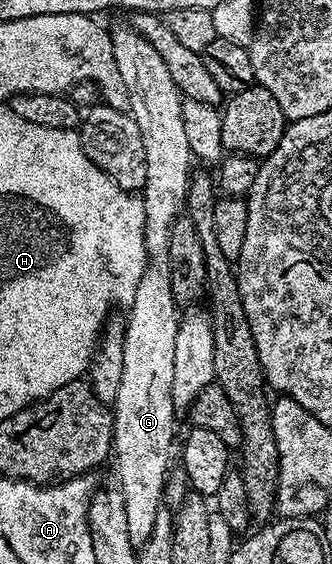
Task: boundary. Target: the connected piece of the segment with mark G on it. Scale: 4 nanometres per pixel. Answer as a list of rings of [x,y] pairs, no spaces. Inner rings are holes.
[[[128,24],[121,25],[116,30],[115,28],[112,30],[111,36],[113,38],[113,50],[115,51],[115,63],[119,67],[119,74],[123,77],[124,86],[127,87],[127,91],[129,92],[129,112],[132,113],[133,118],[135,119],[135,123],[139,123],[139,131],[143,135],[143,151],[147,151],[147,179],[145,180],[145,188],[143,190],[143,200],[145,202],[145,250],[148,251],[149,255],[149,265],[152,267],[146,268],[145,271],[145,277],[141,281],[141,286],[137,288],[137,291],[135,293],[135,299],[133,300],[131,308],[128,310],[129,313],[129,325],[128,321],[127,324],[124,326],[123,329],[123,338],[124,341],[122,343],[122,355],[123,355],[123,369],[122,369],[122,379],[119,382],[119,393],[118,393],[118,399],[114,404],[111,406],[111,412],[113,414],[113,447],[111,450],[111,457],[112,460],[115,462],[117,460],[117,481],[116,484],[119,486],[119,490],[121,493],[125,496],[126,501],[126,511],[127,511],[127,524],[128,524],[128,534],[130,536],[130,542],[132,545],[136,547],[140,547],[147,543],[148,539],[151,537],[151,533],[153,530],[155,530],[155,519],[159,511],[163,507],[163,502],[166,500],[165,498],[165,483],[169,480],[169,475],[171,472],[171,466],[169,466],[169,456],[172,455],[172,453],[175,453],[175,447],[173,451],[173,416],[175,416],[175,410],[173,407],[173,400],[171,399],[171,378],[175,375],[175,337],[179,335],[179,304],[175,300],[175,298],[172,295],[172,287],[171,287],[171,279],[169,278],[169,257],[168,257],[168,239],[171,235],[172,231],[172,225],[177,221],[178,217],[182,216],[183,210],[186,208],[185,204],[185,196],[188,195],[188,187],[189,187],[189,180],[191,176],[191,168],[189,169],[189,164],[194,164],[195,158],[192,153],[191,147],[188,146],[187,143],[187,136],[186,132],[184,131],[184,123],[183,123],[183,107],[182,102],[183,98],[181,96],[181,92],[177,90],[175,87],[175,79],[171,79],[171,71],[167,71],[167,63],[163,63],[162,57],[159,56],[159,51],[155,51],[155,47],[151,47],[151,43],[147,43],[147,39],[143,39],[143,35],[139,35],[137,32],[135,32]]]

